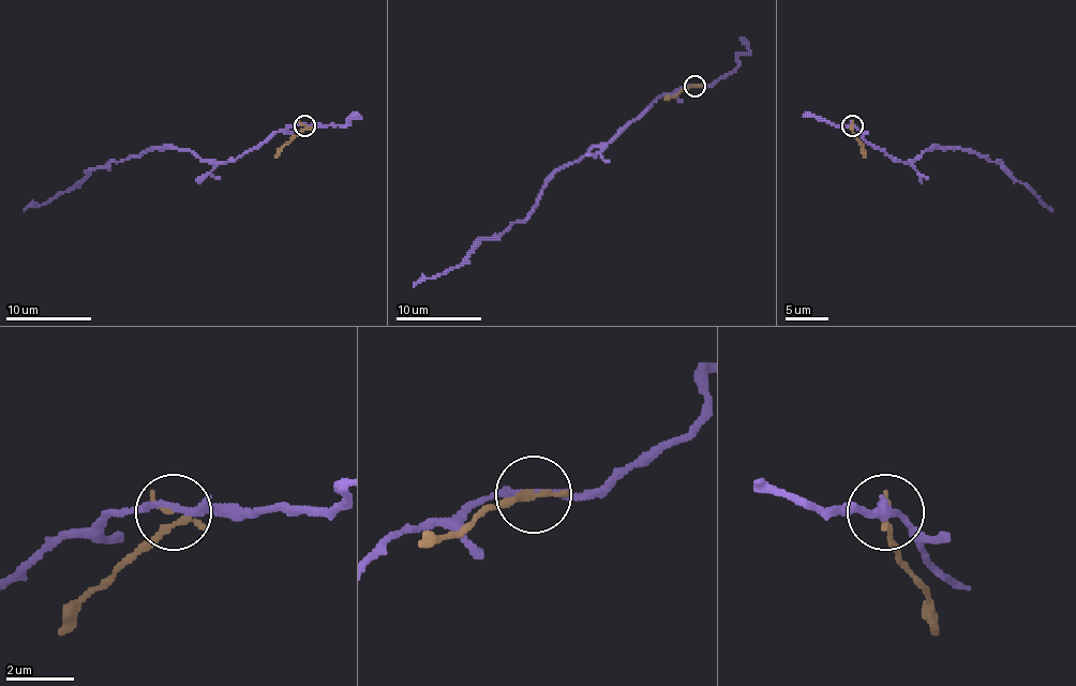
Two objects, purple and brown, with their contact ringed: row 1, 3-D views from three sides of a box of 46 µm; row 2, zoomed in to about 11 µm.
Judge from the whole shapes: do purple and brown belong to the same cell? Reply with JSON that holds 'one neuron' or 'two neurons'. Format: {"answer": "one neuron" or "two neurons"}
{"answer": "two neurons"}

